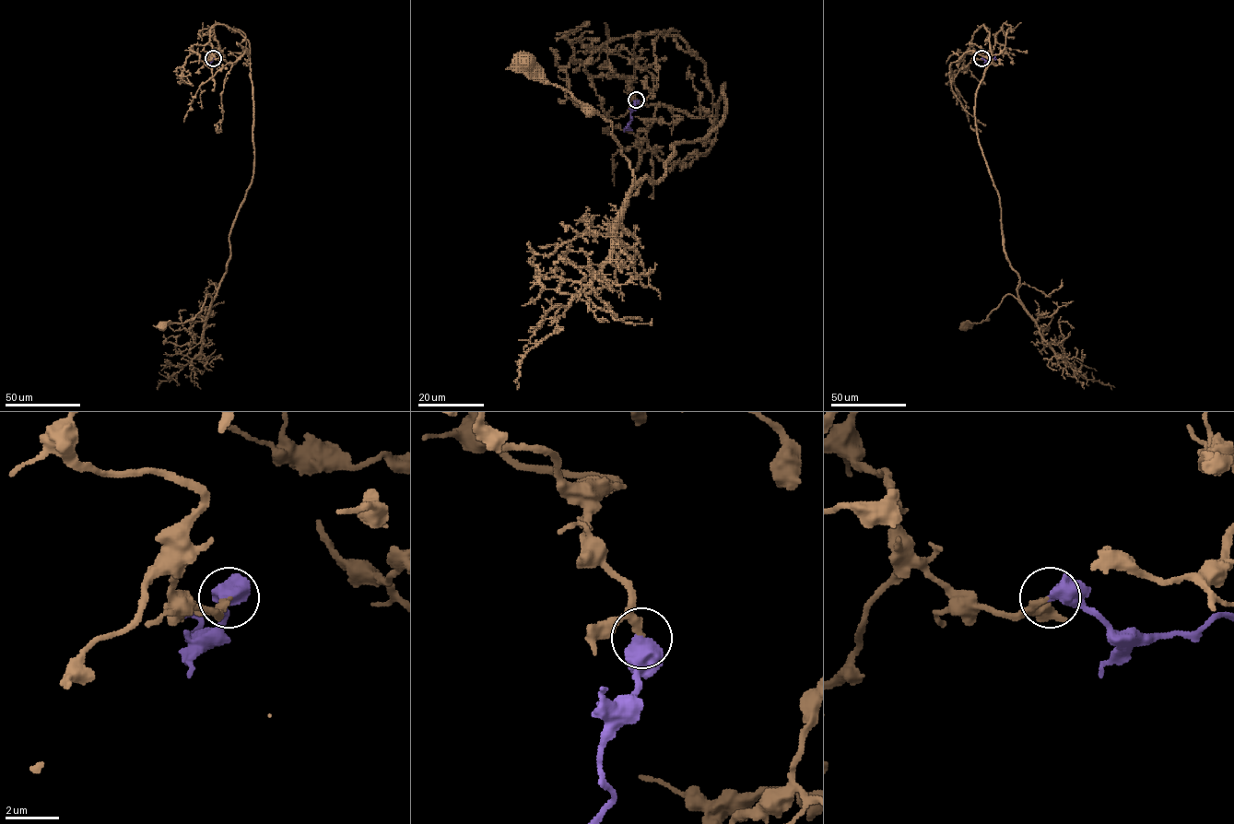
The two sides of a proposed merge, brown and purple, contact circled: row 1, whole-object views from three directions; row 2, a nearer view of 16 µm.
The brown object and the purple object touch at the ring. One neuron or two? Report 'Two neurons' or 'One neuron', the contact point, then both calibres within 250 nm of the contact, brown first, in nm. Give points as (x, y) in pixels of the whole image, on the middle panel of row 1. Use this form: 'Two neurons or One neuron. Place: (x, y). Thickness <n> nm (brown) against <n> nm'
One neuron. Place: (636, 100). Thickness 190 nm (brown) against 750 nm

